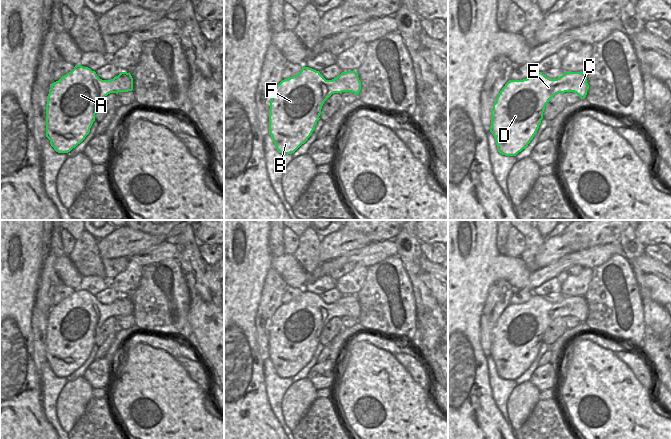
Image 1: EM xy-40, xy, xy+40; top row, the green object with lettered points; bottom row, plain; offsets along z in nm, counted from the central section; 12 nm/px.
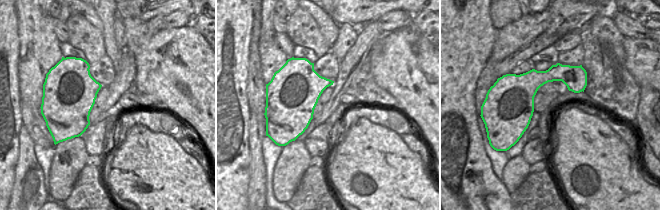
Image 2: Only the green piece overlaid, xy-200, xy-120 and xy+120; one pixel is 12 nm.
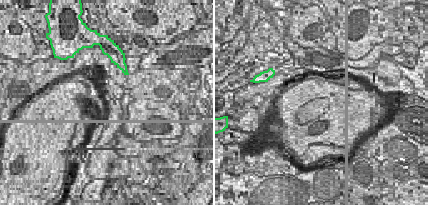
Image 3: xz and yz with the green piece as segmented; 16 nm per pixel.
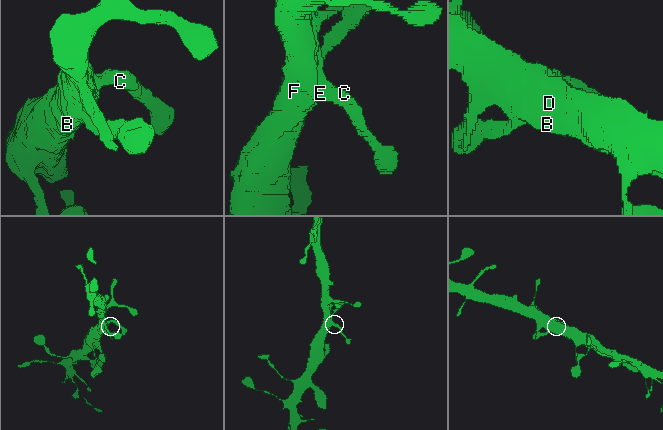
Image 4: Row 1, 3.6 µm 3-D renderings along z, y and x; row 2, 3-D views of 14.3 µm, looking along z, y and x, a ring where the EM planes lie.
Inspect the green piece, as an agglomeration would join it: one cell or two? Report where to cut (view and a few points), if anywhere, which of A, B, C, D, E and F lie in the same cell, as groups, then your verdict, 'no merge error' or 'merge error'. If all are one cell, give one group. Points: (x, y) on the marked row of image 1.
no cut | A B C D E F | no merge error

